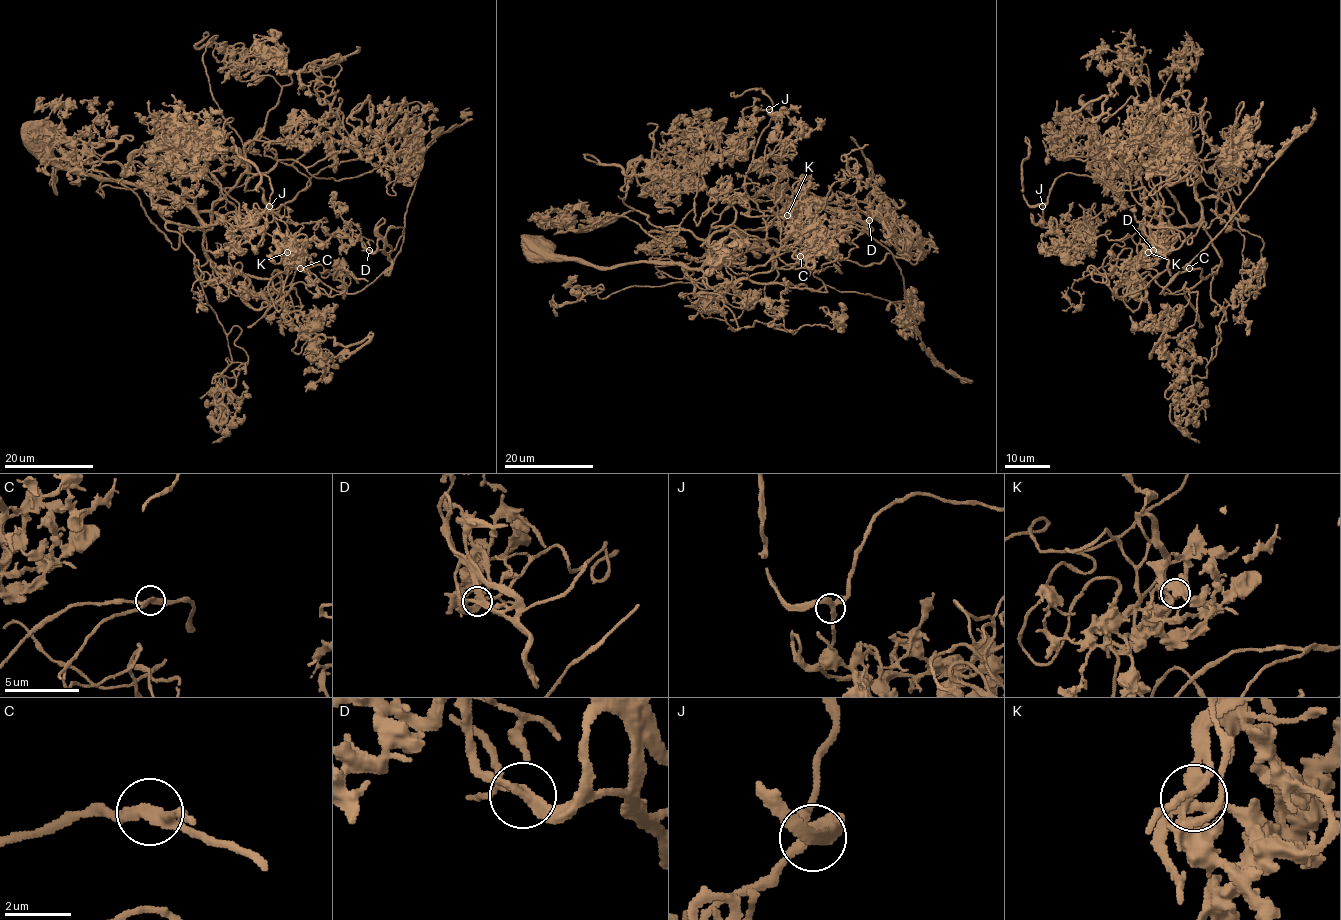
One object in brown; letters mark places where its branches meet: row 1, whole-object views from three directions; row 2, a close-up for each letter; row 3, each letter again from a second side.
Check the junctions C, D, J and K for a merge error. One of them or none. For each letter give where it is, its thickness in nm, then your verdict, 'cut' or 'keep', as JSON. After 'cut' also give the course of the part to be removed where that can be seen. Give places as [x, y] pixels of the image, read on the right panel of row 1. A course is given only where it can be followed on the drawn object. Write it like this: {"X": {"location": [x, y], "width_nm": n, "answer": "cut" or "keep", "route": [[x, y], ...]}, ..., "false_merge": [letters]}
{"C": {"location": [1189, 268], "width_nm": 240, "answer": "keep"}, "D": {"location": [1153, 250], "width_nm": 260, "answer": "keep"}, "J": {"location": [1042, 206], "width_nm": 300, "answer": "keep"}, "K": {"location": [1148, 252], "width_nm": 240, "answer": "keep"}, "false_merge": []}

